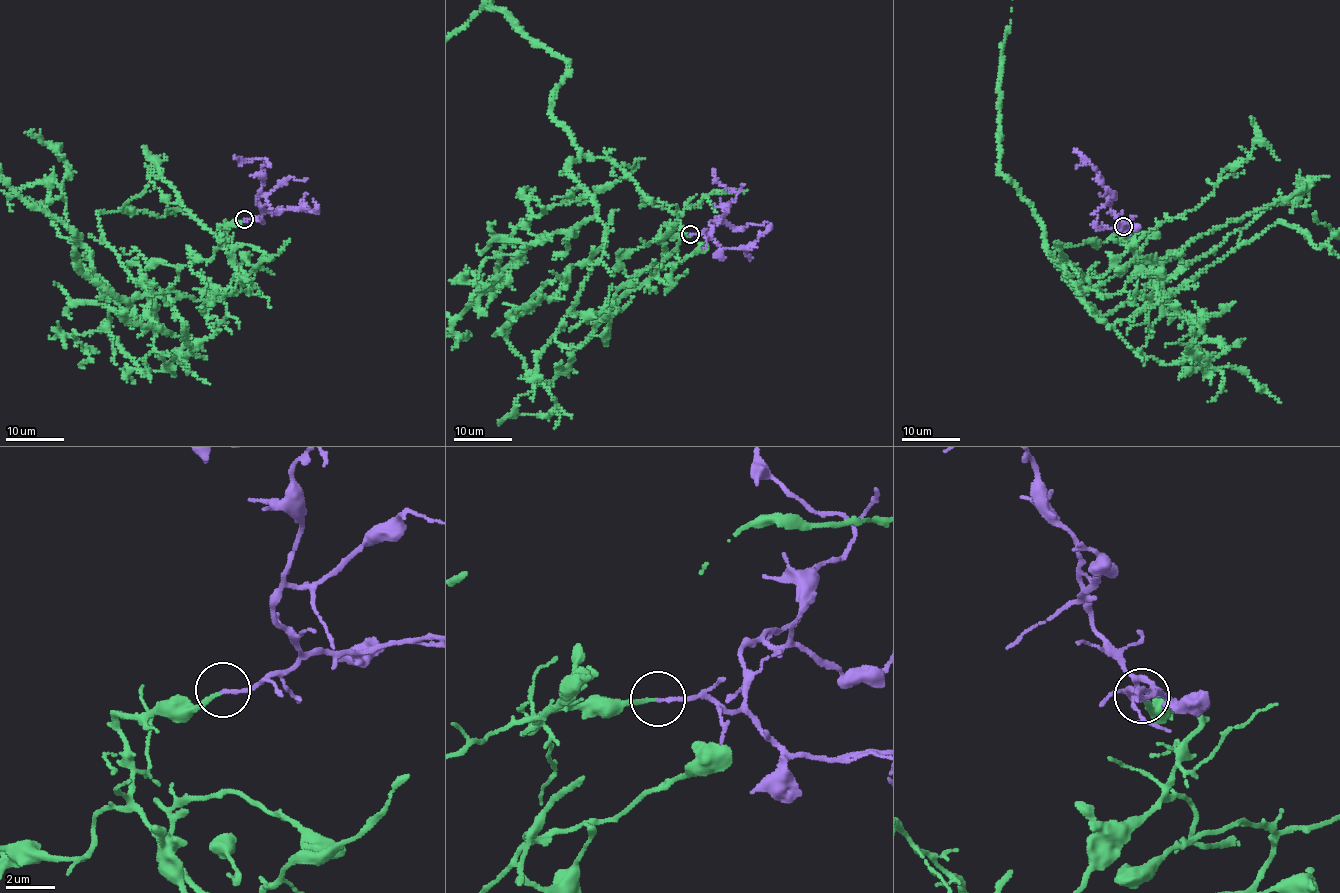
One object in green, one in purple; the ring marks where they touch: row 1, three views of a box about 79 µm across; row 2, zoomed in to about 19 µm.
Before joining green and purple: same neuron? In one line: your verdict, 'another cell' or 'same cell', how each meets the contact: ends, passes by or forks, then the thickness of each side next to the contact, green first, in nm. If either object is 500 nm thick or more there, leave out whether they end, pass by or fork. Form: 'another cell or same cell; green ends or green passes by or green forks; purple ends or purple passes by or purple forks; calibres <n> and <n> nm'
same cell; green ends; purple ends; calibres 180 and 170 nm

